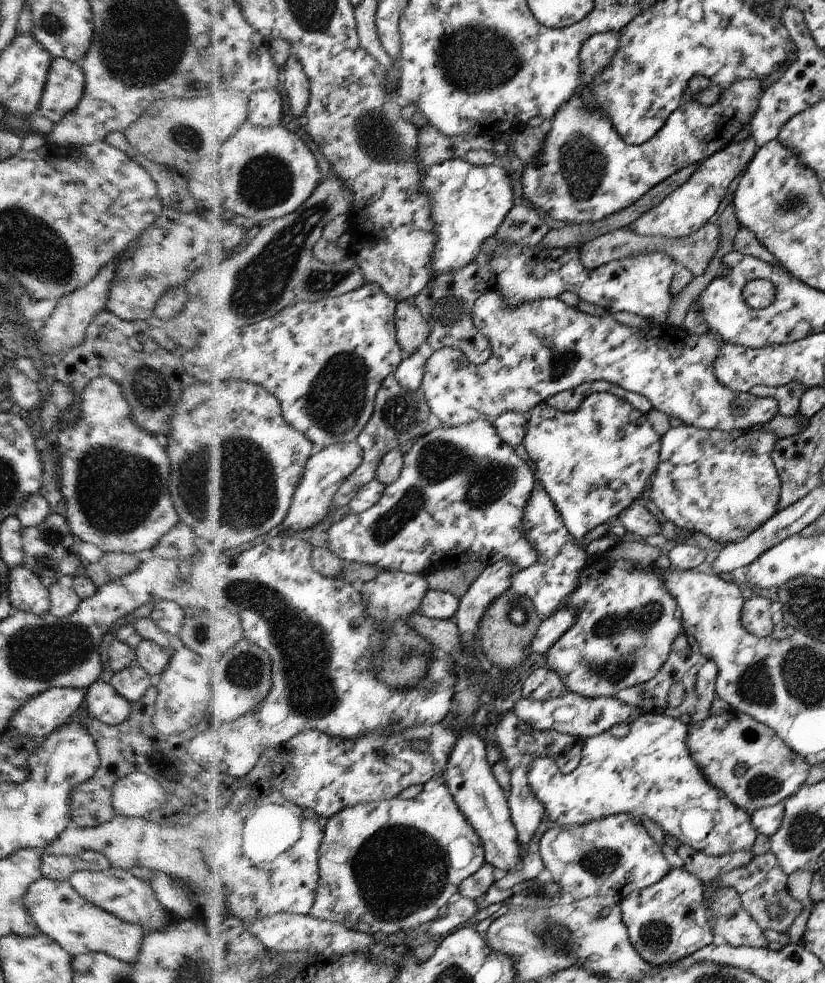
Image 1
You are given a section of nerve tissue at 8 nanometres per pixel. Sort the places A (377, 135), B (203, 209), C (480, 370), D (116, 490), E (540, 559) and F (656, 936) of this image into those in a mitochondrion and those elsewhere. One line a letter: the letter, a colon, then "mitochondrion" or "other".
A: mitochondrion
B: other
C: other
D: mitochondrion
E: other
F: mitochondrion

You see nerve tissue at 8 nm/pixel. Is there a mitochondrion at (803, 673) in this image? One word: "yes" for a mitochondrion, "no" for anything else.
yes

